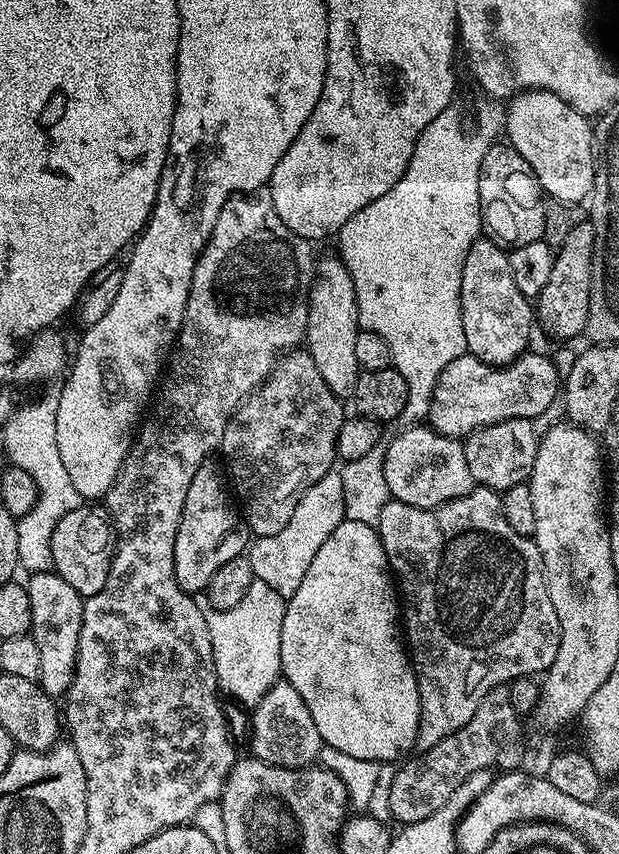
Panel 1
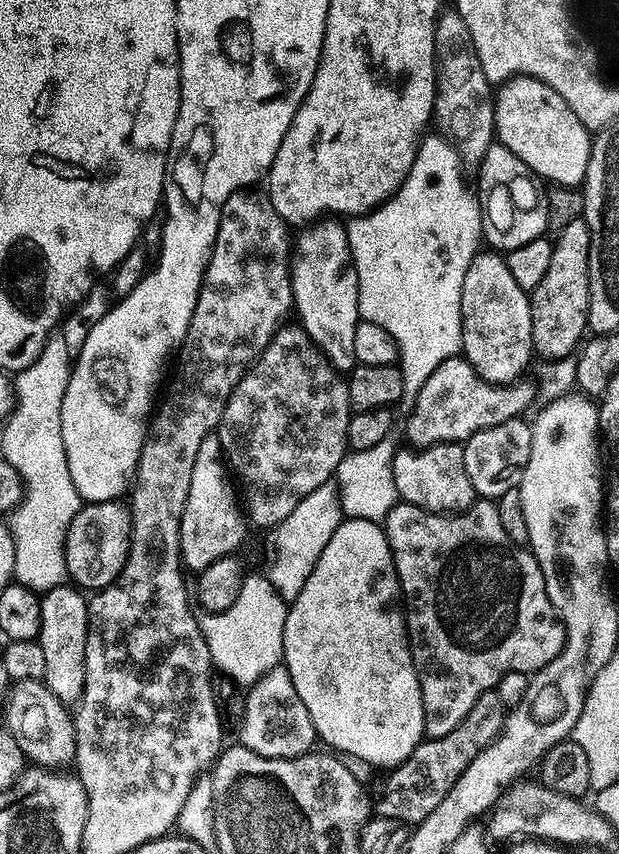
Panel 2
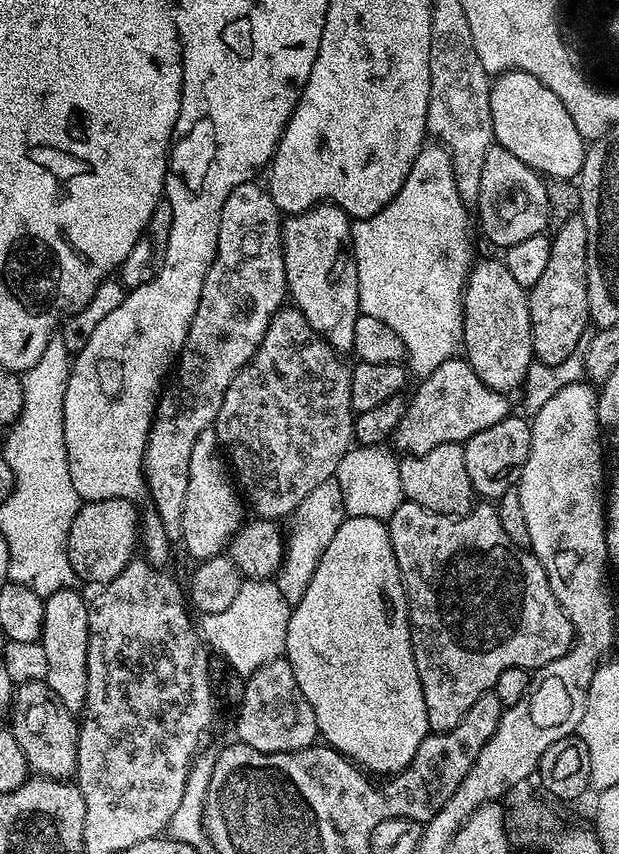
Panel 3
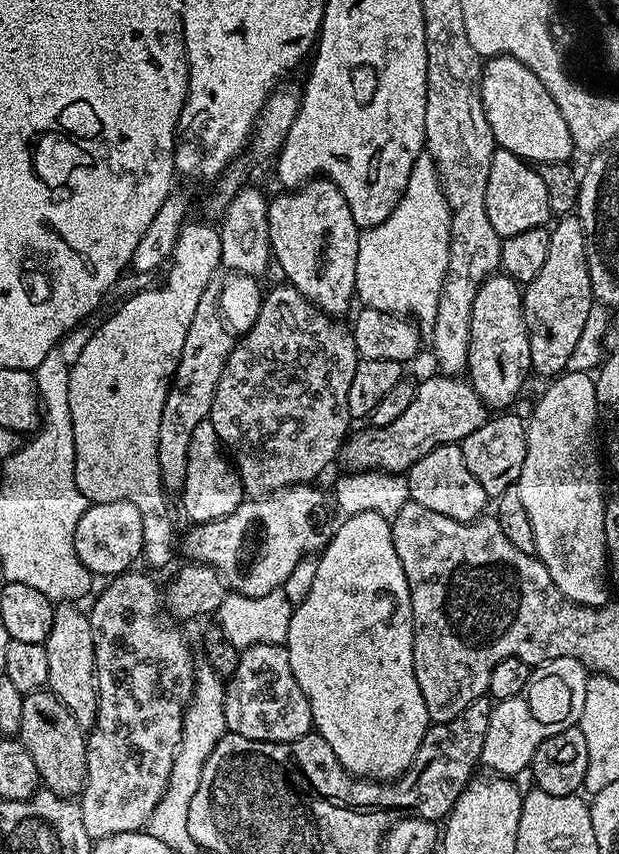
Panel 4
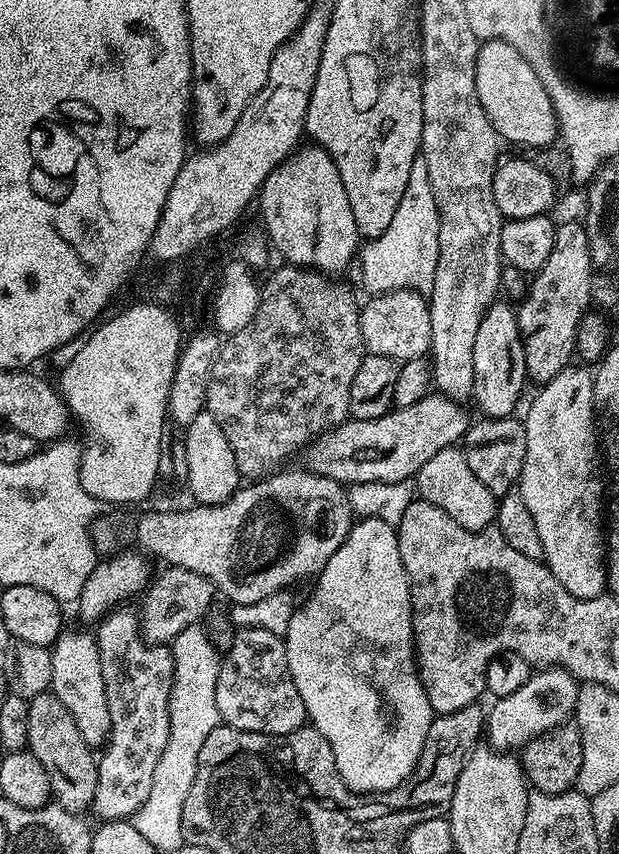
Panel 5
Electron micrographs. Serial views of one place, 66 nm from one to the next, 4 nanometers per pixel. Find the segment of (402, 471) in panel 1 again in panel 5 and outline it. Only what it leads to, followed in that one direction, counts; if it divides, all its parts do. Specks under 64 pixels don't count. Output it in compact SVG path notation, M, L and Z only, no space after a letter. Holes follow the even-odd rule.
M463 447L438 450L438 454L434 454L434 458L430 458L430 462L426 462L426 466L416 472L414 483L419 499L450 514L450 518L454 518L458 526L471 532L480 532L483 528L495 525L498 498L490 490L486 490L486 485L475 476L474 470L470 470Z

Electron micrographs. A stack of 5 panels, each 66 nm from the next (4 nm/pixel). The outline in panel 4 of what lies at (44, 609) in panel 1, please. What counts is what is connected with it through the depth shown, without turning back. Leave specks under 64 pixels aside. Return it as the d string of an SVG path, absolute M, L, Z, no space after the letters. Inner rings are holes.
M60 602L55 605L54 626L50 626L50 634L43 642L46 659L50 665L50 674L46 685L47 691L52 692L70 714L74 714L74 722L85 730L91 729L98 714L98 686L96 685L96 659L94 658L94 634L90 630L87 611L72 602Z

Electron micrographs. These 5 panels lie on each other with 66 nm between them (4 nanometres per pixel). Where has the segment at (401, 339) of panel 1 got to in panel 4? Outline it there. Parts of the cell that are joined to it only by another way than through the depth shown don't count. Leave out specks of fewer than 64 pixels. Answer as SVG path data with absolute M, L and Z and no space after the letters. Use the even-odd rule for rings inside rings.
M421 154L410 170L410 182L390 218L361 231L356 267L356 296L366 308L395 312L411 318L421 329L431 329L450 262L452 211L440 189L432 157Z

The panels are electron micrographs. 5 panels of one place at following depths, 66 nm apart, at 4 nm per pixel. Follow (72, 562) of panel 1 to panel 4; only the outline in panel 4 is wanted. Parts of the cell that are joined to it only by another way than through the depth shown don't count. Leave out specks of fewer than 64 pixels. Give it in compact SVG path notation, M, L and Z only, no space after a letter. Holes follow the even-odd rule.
M102 502L101 504L89 503L87 510L78 518L78 530L74 536L74 546L78 558L86 571L92 573L93 577L111 578L122 576L133 567L132 564L137 559L141 559L144 551L144 519L134 506L134 502Z

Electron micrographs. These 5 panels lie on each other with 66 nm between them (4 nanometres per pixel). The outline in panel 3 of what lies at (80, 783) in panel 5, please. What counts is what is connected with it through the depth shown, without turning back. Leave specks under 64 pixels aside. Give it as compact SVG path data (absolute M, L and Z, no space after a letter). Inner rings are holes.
M35 680L19 685L12 700L10 719L10 731L18 738L18 746L22 746L22 754L26 754L26 762L33 773L50 780L68 780L75 773L80 737L78 720L58 702L58 694L50 690L48 683Z

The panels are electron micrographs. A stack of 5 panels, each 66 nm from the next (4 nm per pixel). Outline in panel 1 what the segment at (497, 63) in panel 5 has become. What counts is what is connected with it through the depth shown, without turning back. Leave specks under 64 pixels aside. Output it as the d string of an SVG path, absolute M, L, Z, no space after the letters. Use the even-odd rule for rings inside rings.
M541 88L521 90L507 104L507 143L526 158L545 193L562 204L587 201L592 195L592 183L596 177L594 128L589 117L562 102L558 94L544 92Z

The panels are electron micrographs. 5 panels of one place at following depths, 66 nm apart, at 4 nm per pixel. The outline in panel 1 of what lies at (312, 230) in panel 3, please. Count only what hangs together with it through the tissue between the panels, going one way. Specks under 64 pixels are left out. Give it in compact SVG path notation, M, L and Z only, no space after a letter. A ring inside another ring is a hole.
M339 255L319 257L314 268L314 279L308 294L308 335L306 351L314 358L318 374L322 374L326 386L335 396L351 398L354 386L358 386L361 366L354 355L354 342L358 331L358 313L354 282L350 270Z

